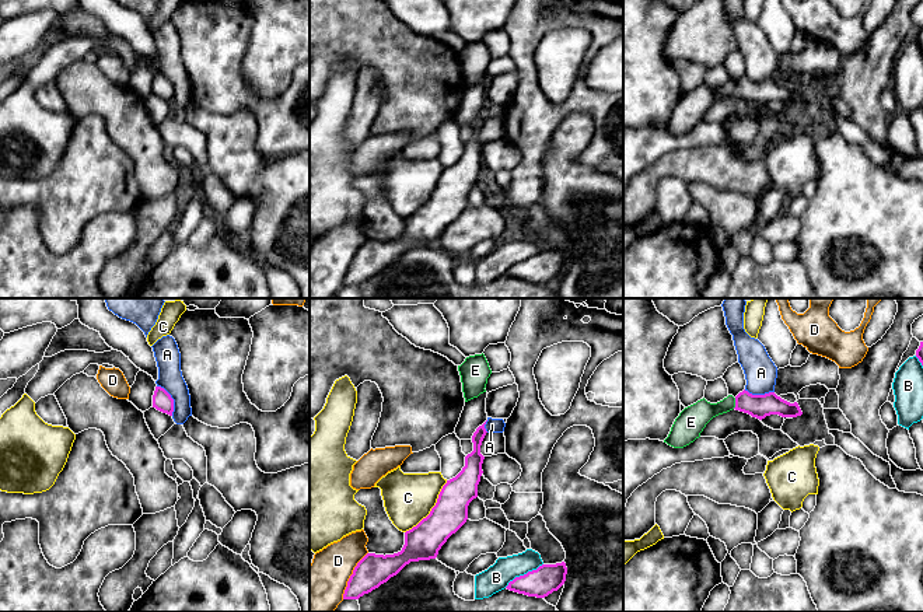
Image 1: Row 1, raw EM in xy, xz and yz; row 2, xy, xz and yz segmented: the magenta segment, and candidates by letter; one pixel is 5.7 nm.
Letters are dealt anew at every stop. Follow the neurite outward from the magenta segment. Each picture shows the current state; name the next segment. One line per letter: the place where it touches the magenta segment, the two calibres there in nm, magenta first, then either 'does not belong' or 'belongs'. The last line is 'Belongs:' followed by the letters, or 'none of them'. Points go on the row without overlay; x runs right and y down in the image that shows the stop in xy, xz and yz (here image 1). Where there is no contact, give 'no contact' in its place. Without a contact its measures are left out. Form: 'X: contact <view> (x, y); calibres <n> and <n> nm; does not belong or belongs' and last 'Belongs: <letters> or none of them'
A: contact xy (172, 86); calibres 110 and 140 nm; does not belong
B: contact xz (524, 261); calibres 170 and 150 nm; does not belong
C: contact xz (432, 195); calibres 200 and 280 nm; does not belong
D: contact xz (350, 262); calibres 190 and 320 nm; does not belong
E: contact yz (736, 90); calibres 140 and 150 nm; belongs
Belongs: E

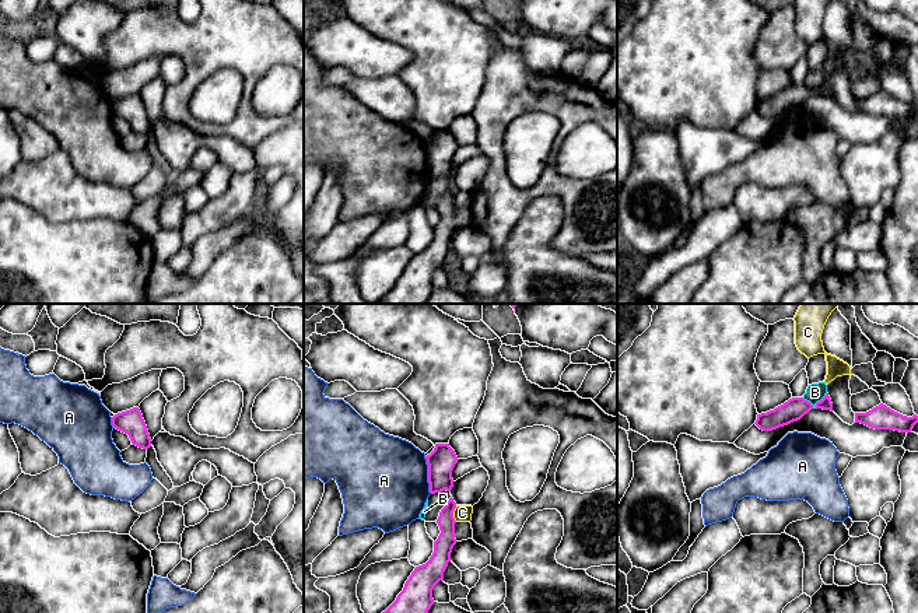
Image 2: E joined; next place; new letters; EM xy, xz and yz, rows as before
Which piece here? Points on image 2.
A: contact xz (428, 161); calibres 160 and 500 nm; does not belong
B: contact yz (816, 90); calibres 70 and 110 nm; does not belong
C: contact xz (452, 200); calibres 110 and 100 nm; does not belong
Belongs: none of them

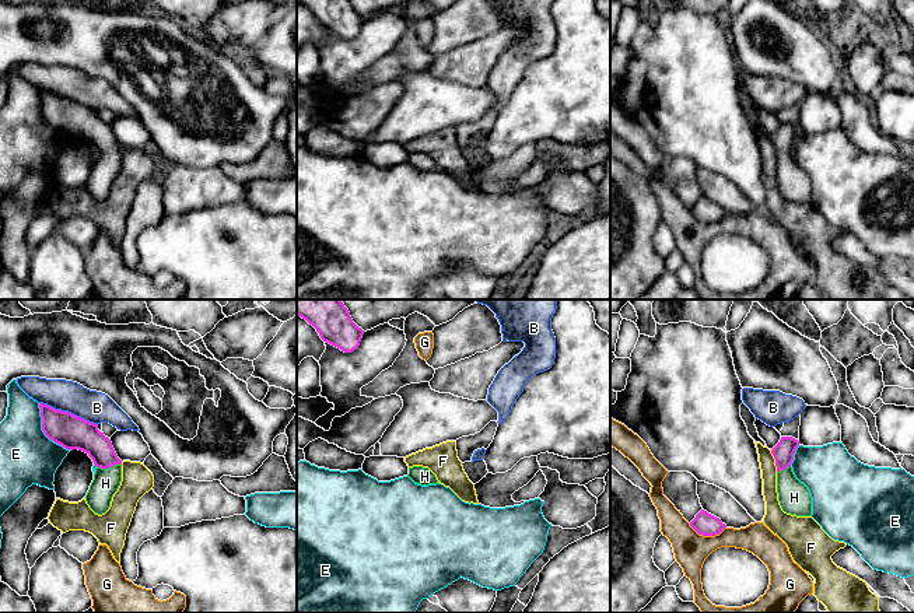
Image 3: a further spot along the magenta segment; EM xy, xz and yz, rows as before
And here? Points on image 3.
B: contact xy (67, 98); calibres 190 and 180 nm; does not belong
E: contact xy (42, 116); calibres 190 and 320 nm; does not belong
F: contact yz (776, 147); calibres 120 and 100 nm; does not belong
G: contact yz (707, 221); calibres 130 and 200 nm; does not belong
H: contact xy (108, 153); calibres 180 and 150 nm; belongs
Belongs: H

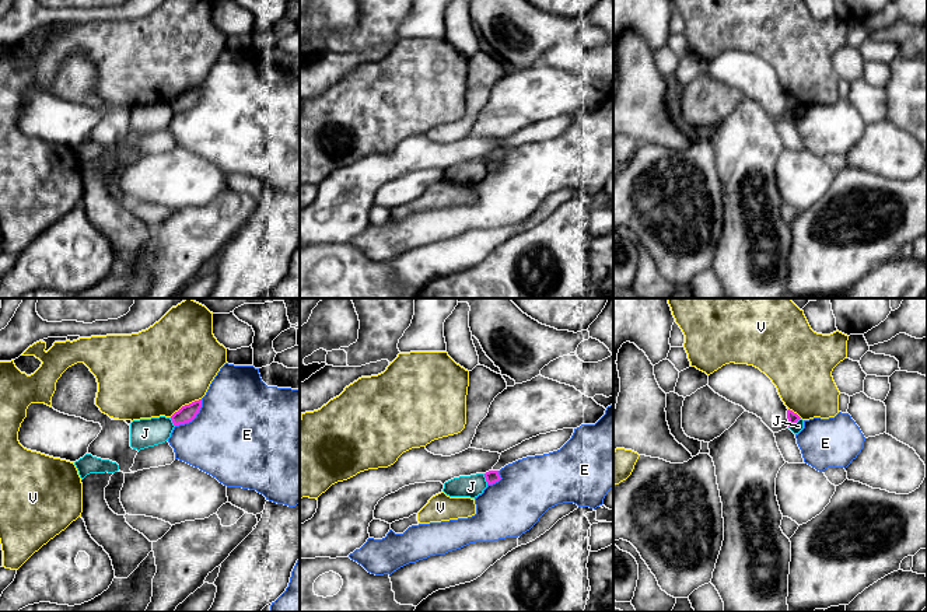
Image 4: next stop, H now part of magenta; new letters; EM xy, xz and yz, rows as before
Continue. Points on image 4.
E: contact xy (193, 104); calibres 100 and 480 nm; does not belong
J: contact yz (794, 109); calibres 70 and 60 nm; does not belong
V: contact xy (185, 91); calibres 100 and 500 nm; does not belong
Belongs: none of them

